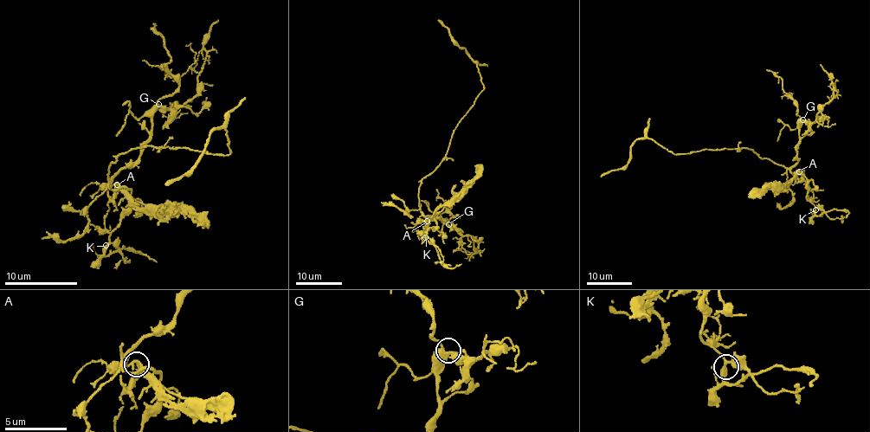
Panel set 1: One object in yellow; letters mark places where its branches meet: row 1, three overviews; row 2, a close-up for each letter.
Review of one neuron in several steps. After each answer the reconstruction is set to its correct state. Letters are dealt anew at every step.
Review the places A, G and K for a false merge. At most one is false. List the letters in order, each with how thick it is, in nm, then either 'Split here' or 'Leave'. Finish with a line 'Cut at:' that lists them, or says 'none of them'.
A: Thickness 300 nm. Leave
G: Thickness 320 nm. Leave
K: Thickness 280 nm. Leave
Cut at: none of them

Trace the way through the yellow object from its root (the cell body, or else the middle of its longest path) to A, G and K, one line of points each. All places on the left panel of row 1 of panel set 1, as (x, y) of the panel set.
A: (136, 146), (123, 152), (109, 165), (106, 177), (112, 189), (118, 189), (117, 185)
G: (136, 146), (112, 162), (106, 176), (110, 179), (139, 156), (139, 147), (150, 136), (151, 111), (158, 104)
K: (136, 146), (109, 165), (110, 184), (119, 189), (107, 203), (104, 229), (110, 235), (106, 245)

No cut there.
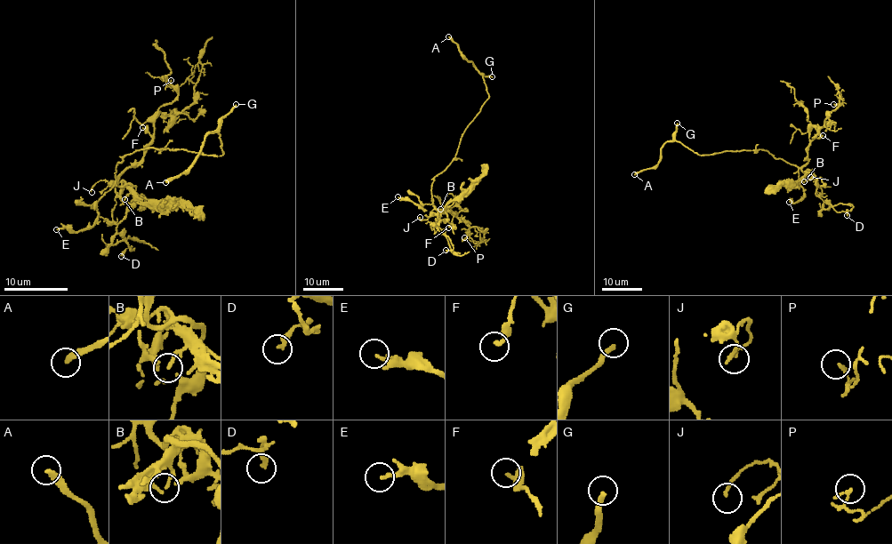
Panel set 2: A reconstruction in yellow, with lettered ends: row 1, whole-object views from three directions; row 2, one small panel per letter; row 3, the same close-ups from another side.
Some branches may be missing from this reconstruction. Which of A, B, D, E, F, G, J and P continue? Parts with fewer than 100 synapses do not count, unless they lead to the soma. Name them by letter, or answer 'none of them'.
A, G

